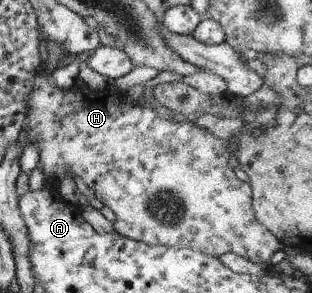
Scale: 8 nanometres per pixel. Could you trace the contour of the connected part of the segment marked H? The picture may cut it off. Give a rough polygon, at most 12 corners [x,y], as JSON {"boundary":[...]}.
{"boundary":[[33,76],[36,167],[146,245],[284,250],[226,142],[115,88]]}

